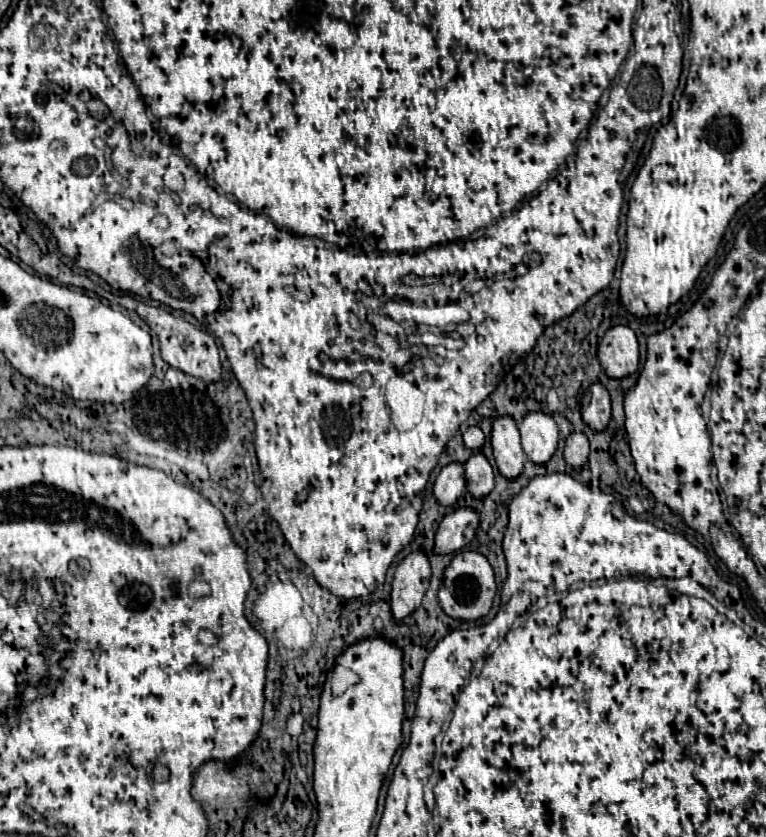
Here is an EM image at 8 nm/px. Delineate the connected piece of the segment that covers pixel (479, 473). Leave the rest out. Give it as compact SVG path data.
M480 450L472 452L472 456L464 464L464 468L466 468L468 492L474 498L484 498L486 494L490 494L490 490L494 488L494 470L492 470L488 458Z

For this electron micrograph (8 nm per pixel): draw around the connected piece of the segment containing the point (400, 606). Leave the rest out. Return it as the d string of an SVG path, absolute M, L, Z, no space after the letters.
M424 550L410 552L394 572L392 582L392 614L394 620L402 622L408 614L418 608L428 586L430 586L432 568Z

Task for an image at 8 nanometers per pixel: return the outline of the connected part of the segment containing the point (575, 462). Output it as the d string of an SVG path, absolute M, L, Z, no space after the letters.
M572 432L566 438L564 446L564 460L572 468L580 468L588 460L588 438L584 432Z

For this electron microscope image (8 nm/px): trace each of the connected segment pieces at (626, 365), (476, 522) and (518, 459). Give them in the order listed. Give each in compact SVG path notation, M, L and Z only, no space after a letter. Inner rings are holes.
M612 326L600 346L598 360L610 378L624 378L638 370L638 340L632 328Z
M456 508L446 514L436 532L436 554L452 554L472 542L480 526L480 514L474 508Z
M498 416L492 424L492 448L498 470L506 478L516 478L522 472L526 454L520 444L520 432L516 420L510 416Z

